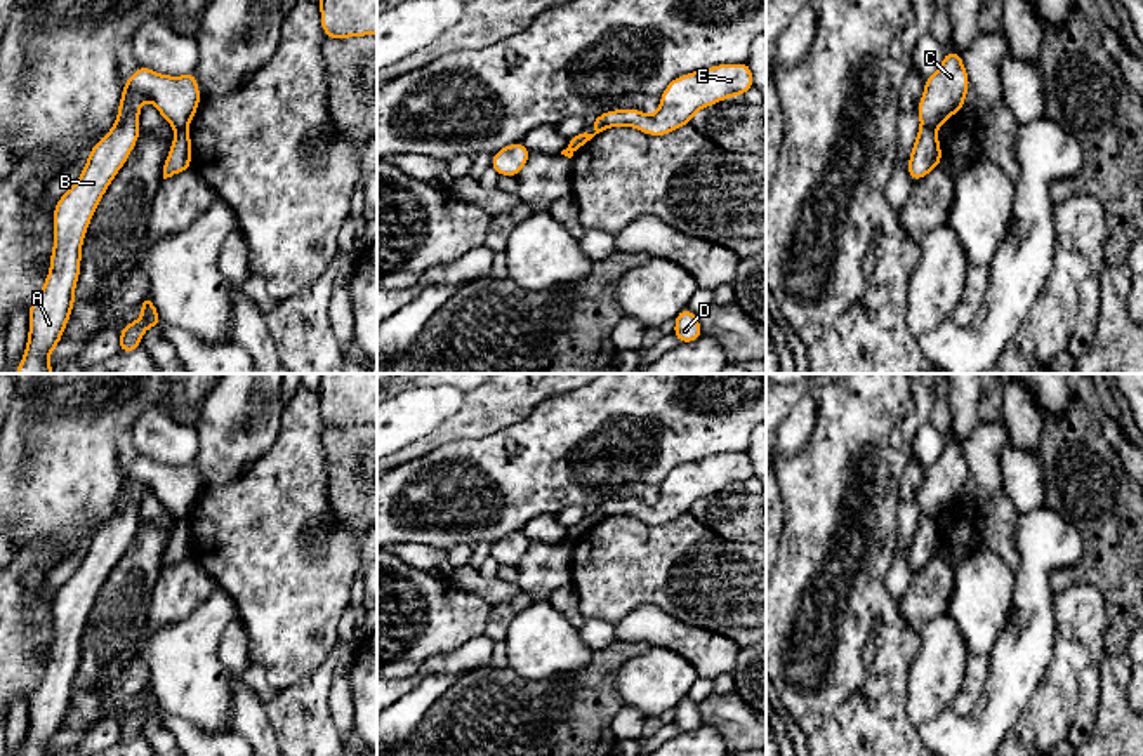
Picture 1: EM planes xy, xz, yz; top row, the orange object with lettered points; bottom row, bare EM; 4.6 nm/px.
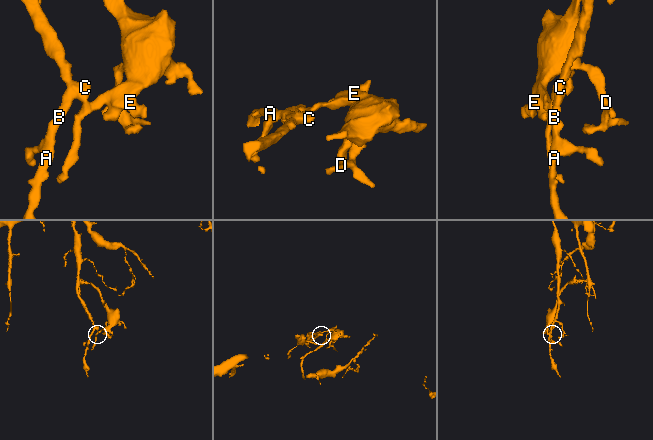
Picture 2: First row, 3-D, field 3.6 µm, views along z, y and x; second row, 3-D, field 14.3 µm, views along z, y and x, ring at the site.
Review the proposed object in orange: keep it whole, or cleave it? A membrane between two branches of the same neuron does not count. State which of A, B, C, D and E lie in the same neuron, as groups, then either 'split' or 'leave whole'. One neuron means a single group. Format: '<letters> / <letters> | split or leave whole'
A B C / D E | split

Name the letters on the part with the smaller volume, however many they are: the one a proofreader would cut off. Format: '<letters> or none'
D, E

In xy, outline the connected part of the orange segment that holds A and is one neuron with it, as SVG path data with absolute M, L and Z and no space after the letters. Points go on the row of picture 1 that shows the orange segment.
M139 66L123 83L118 118L92 146L78 181L54 207L54 249L43 288L30 306L30 334L16 374L52 374L49 355L59 344L75 304L80 252L89 222L113 177L139 137L139 111L149 99L175 132L186 129L200 104L195 71L167 76Z

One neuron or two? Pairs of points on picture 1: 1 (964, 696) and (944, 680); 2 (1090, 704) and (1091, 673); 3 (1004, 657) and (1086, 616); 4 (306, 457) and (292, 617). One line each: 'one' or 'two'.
1: two
2: one
3: two
4: one

